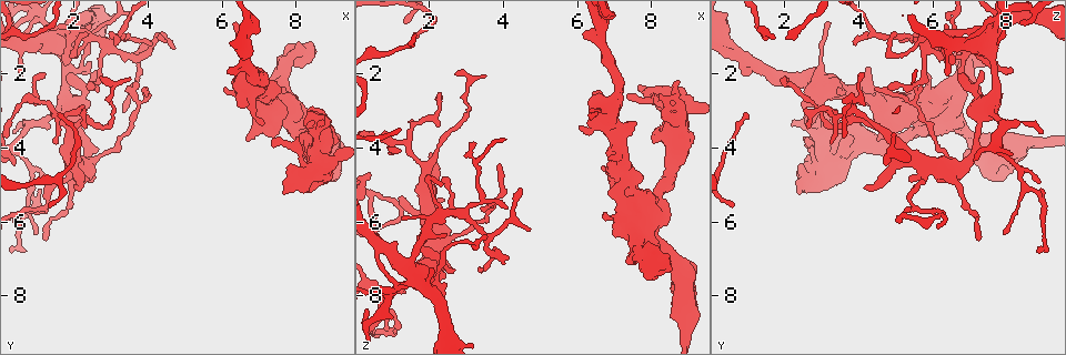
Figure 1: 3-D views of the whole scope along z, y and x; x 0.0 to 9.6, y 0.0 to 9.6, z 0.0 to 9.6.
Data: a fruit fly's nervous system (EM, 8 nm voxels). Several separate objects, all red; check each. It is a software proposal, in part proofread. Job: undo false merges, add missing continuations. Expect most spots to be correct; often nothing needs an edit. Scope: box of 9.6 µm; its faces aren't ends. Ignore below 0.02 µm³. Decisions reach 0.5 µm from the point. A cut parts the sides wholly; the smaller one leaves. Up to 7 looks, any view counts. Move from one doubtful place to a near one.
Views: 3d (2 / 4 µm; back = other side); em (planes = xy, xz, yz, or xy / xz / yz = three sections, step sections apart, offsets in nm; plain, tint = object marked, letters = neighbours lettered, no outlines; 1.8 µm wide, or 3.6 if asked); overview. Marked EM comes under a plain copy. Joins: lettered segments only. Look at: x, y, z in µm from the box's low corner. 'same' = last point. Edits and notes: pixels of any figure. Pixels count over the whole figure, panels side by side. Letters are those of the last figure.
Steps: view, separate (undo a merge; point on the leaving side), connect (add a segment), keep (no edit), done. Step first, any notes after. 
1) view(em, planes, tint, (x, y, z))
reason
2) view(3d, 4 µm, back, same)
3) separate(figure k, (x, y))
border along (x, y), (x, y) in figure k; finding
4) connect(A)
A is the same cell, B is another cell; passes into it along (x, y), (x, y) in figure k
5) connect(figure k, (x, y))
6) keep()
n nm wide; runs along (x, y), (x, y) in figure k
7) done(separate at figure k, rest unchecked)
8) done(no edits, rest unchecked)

view(em, yz, step 4, tint, (7.10, 2.20, 4.25))
closes a loop

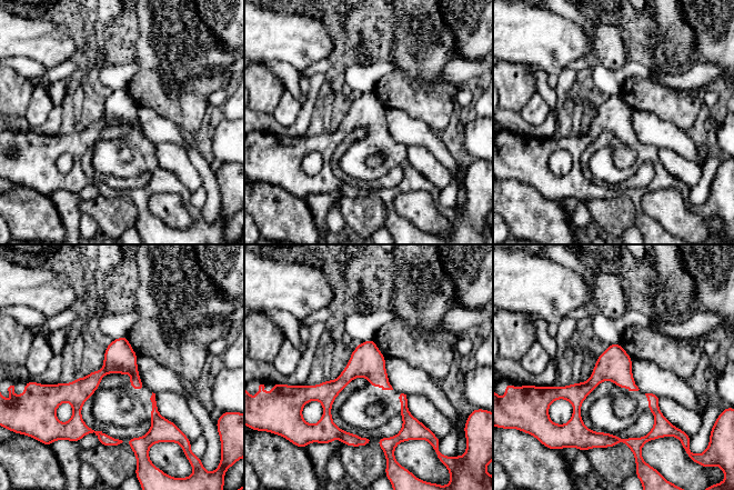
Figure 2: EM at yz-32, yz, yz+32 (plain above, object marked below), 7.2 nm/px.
view(em, planes, letters, same)

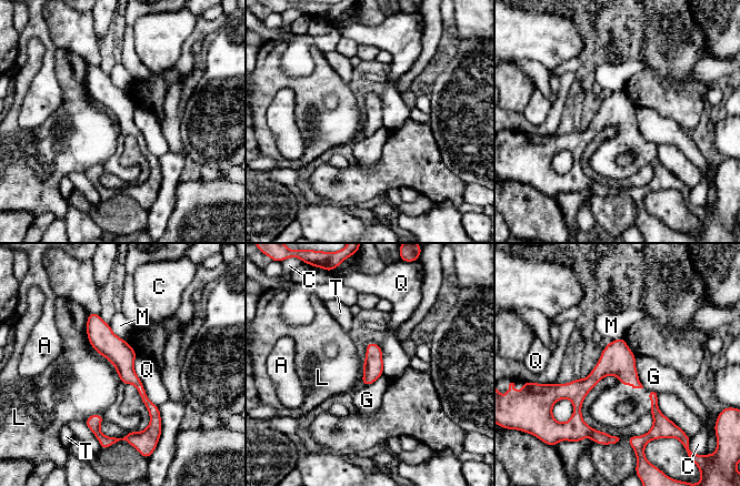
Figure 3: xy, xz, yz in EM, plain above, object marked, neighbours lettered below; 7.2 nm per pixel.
keep()
A, C, G, L, M, Q and T are other cells; runs along (90, 315), (122, 357), (156, 424) in figure 3; all the same neuron

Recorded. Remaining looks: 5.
view(em, 3.6 µm, planes, tint, (8.05, 3.15, 6.65))
sudden change in width

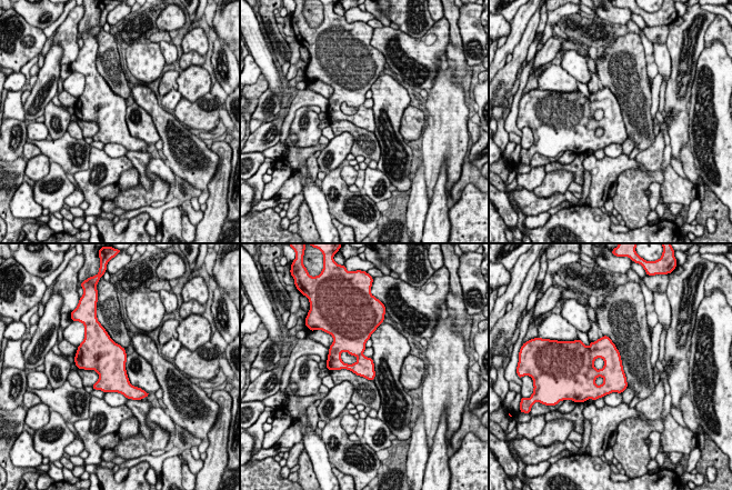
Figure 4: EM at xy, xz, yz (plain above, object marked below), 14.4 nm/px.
view(em, 3.6 µm, planes, letters, same)

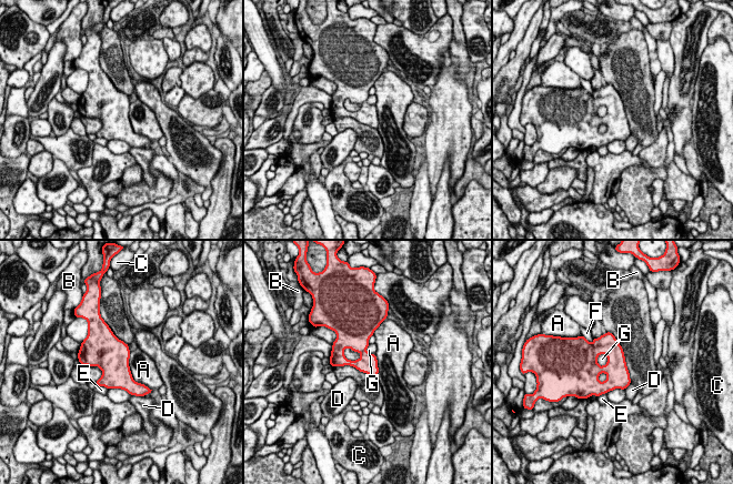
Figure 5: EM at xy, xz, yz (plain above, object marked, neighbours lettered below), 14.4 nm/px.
keep()
A, B, C, D, E, F and G are other cells; border along (130, 351), (131, 376), (149, 389) in figure 5; one neuron here

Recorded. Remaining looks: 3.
view(3d, 4 µm, (8.60, 3.50, 2.60))
sharp bend

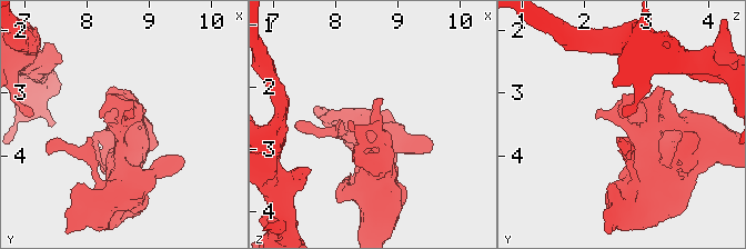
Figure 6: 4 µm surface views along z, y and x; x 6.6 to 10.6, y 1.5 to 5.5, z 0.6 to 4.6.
view(em, planes, tint, (8.55, 3.50, 2.60))
need the tissue

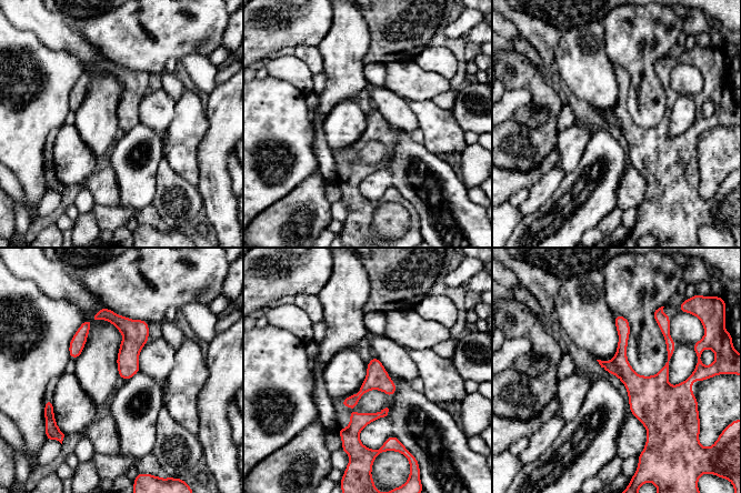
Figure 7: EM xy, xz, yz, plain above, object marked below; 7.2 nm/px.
view(em, planes, letters, same)
see the neighbours

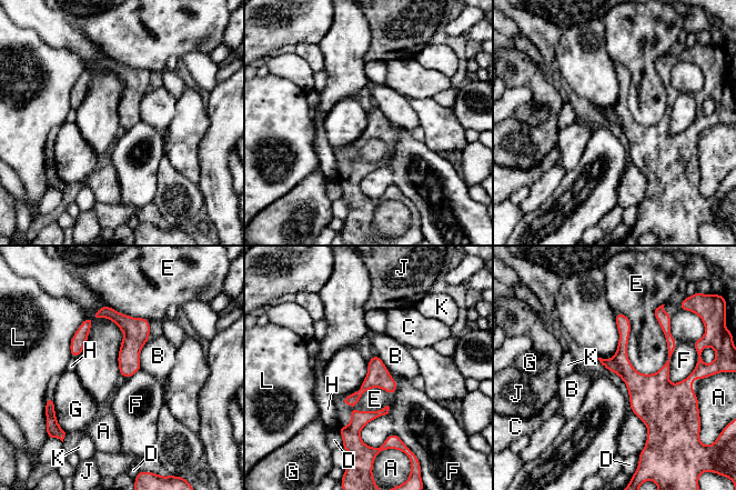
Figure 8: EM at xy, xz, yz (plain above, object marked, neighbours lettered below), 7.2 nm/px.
keep()
150 nm wide; A, B, C, D, E, F, G, H, J, K and L are other cells; runs along (375, 358), (375, 376), (352, 400), (356, 436) in figure 8; one neuron here

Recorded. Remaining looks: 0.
done(no edits, rest unchecked)

